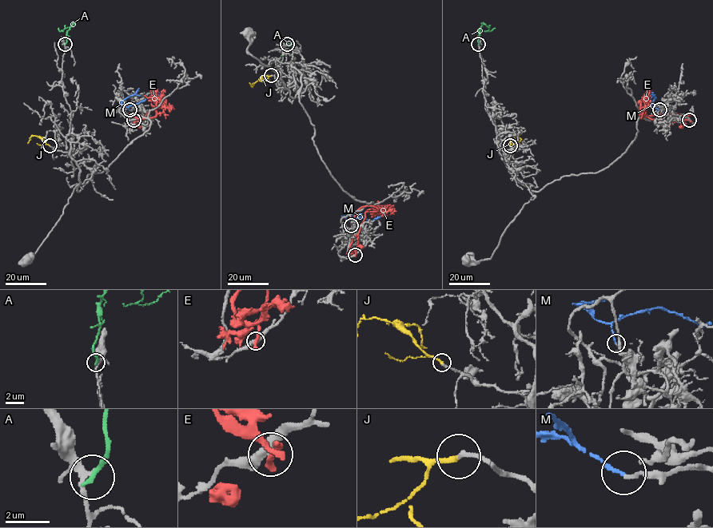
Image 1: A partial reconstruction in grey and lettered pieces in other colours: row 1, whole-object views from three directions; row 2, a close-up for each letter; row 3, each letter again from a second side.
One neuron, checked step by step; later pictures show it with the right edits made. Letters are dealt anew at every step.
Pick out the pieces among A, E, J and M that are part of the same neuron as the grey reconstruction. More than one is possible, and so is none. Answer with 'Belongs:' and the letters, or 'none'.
Belongs: J, M

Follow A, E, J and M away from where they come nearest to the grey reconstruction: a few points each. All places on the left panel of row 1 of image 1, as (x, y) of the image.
A: (65, 44), (67, 31), (73, 24), (61, 31), (58, 28)
E: (133, 120), (136, 122), (149, 112), (168, 107), (164, 108), (153, 97), (144, 95)
J: (49, 145), (34, 135), (27, 143)
M: (129, 109), (132, 105), (158, 92)

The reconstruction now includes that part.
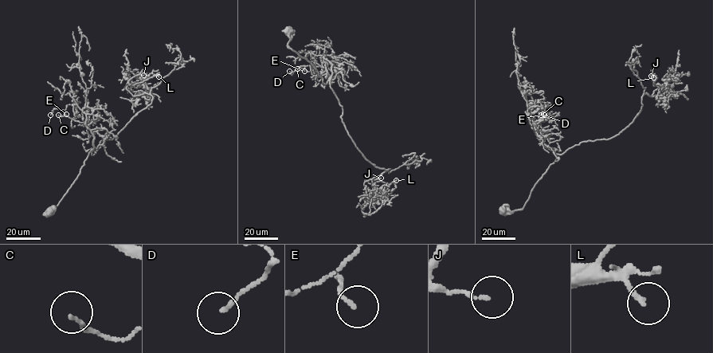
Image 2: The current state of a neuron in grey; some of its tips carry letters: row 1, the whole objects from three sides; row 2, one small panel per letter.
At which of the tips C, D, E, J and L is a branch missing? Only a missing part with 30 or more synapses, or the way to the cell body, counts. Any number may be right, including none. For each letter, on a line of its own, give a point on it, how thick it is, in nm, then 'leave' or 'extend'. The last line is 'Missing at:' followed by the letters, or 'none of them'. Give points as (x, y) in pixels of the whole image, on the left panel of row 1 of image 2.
C: at (58, 115); 140 nm thick; leave
D: at (50, 115); 130 nm thick; leave
E: at (66, 114); 130 nm thick; leave
J: at (143, 75); 110 nm thick; leave
L: at (158, 76); 170 nm thick; leave
Missing at: none of them

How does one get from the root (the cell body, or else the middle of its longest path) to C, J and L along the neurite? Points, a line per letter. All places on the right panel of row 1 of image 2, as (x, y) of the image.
C: (503, 211), (522, 209), (534, 184), (557, 158), (531, 127), (539, 122), (541, 115)
J: (503, 211), (522, 208), (553, 151), (627, 127), (644, 93), (667, 87), (651, 76)
L: (503, 211), (522, 208), (556, 158), (553, 151), (623, 131), (644, 93), (667, 87), (653, 77)

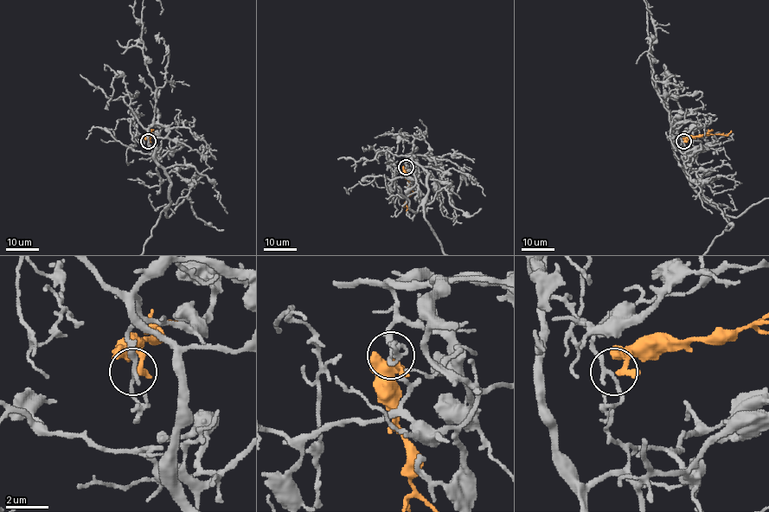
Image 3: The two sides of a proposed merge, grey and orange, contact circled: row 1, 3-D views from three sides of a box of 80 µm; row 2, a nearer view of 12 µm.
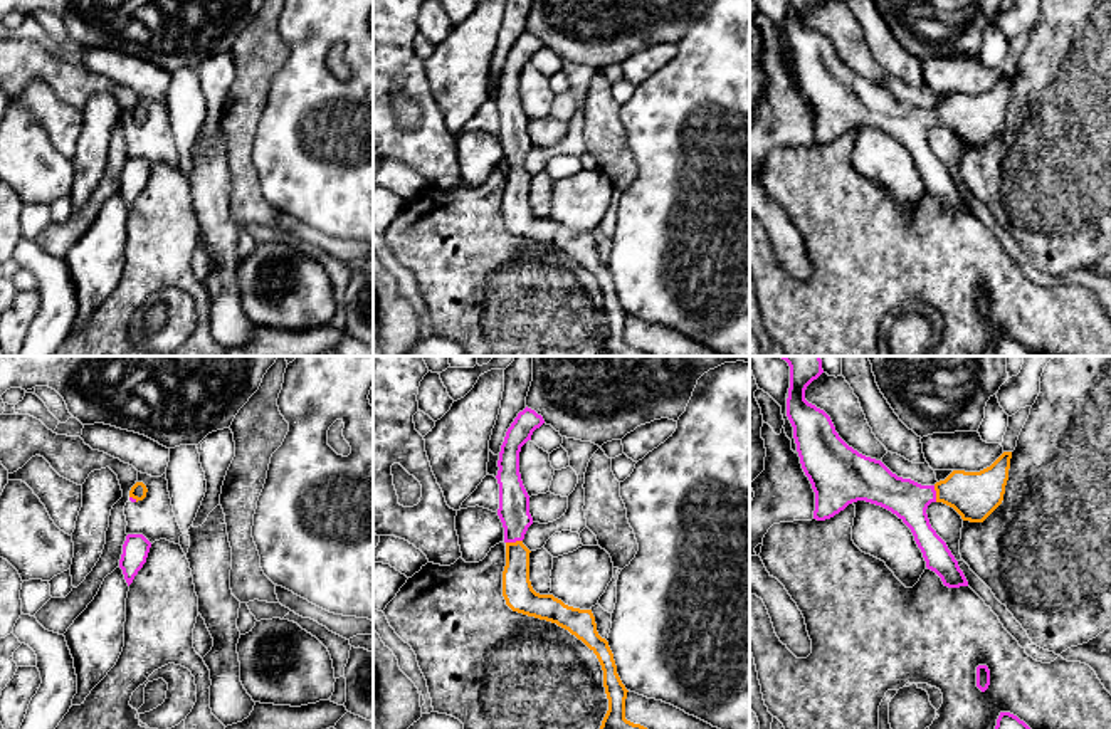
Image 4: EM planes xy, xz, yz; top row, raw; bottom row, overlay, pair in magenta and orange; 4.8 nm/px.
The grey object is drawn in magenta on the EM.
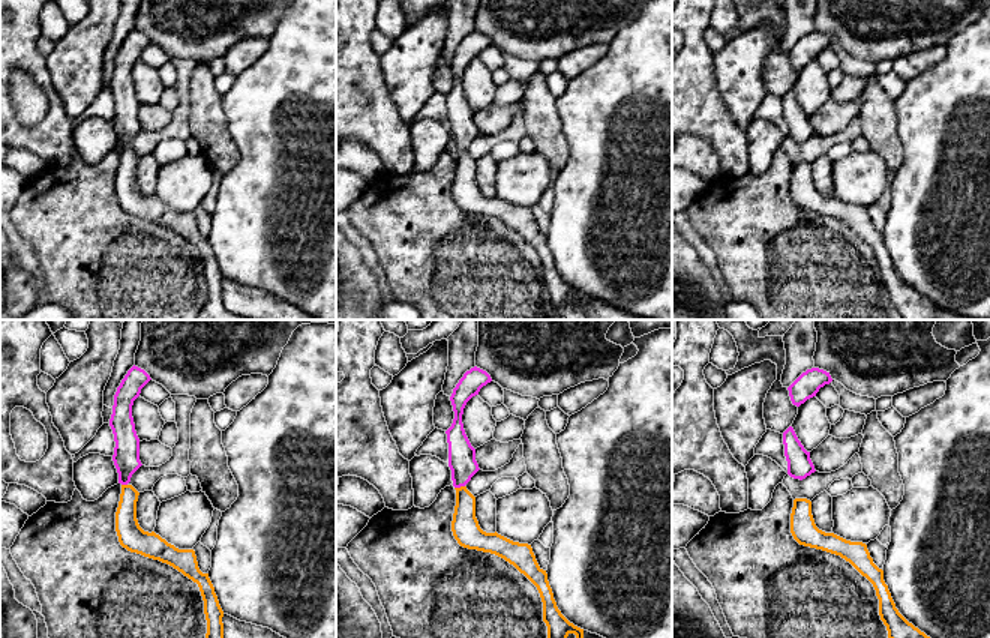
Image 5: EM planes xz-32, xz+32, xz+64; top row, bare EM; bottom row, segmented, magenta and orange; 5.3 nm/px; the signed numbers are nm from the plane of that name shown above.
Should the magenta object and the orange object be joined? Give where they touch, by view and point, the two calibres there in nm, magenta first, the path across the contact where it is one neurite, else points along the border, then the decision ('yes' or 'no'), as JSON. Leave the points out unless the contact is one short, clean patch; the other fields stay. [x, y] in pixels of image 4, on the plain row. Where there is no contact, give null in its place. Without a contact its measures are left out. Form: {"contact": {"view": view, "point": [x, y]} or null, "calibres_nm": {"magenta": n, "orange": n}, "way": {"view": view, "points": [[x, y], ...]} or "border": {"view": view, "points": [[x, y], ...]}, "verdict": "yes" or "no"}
{"contact": {"view": "xz", "point": [513, 165]}, "calibres_nm": {"magenta": 150, "orange": 140}, "way": {"view": "xz", "points": [[513, 135], [513, 165], [516, 175], [516, 212]]}, "verdict": "yes"}

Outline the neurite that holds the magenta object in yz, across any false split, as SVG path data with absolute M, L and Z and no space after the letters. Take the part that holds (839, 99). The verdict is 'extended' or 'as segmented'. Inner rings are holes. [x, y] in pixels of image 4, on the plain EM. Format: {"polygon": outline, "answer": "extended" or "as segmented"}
{"polygon": "M790 0L787 22L787 40L793 50L800 87L815 116L814 143L830 143L857 124L881 129L896 138L911 153L926 185L926 191L935 195L945 210L968 210L958 185L931 151L926 133L931 126L943 126L953 131L963 144L983 146L1003 124L1012 76L1003 76L990 91L980 96L953 94L945 104L935 109L921 109L911 102L898 101L881 84L866 81L849 71L835 55L830 40L805 24L807 10L817 2Z", "answer": "extended"}

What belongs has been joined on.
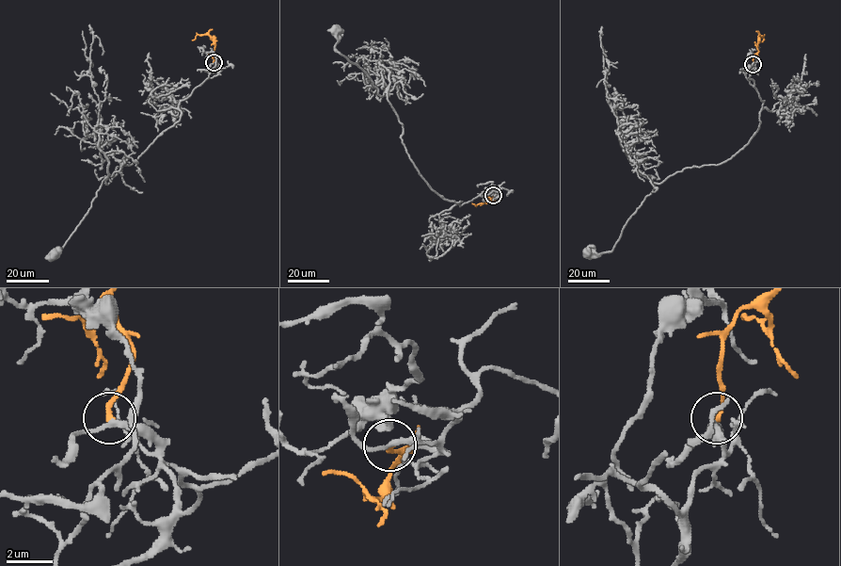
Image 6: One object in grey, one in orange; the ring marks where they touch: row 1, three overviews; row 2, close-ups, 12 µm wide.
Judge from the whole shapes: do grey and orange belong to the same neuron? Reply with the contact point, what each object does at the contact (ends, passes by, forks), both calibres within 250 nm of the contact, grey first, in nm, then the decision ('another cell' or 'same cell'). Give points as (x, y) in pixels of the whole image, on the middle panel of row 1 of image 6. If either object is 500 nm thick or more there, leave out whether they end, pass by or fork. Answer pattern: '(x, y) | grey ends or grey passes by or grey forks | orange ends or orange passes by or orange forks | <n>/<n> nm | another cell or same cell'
(493, 195) | grey passes by | orange ends | 220/200 nm | same cell

